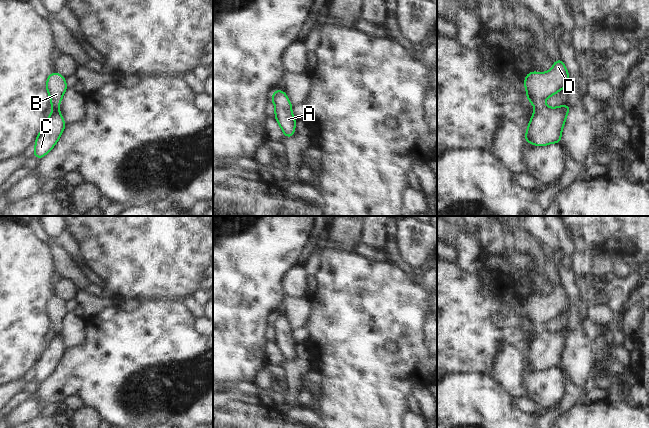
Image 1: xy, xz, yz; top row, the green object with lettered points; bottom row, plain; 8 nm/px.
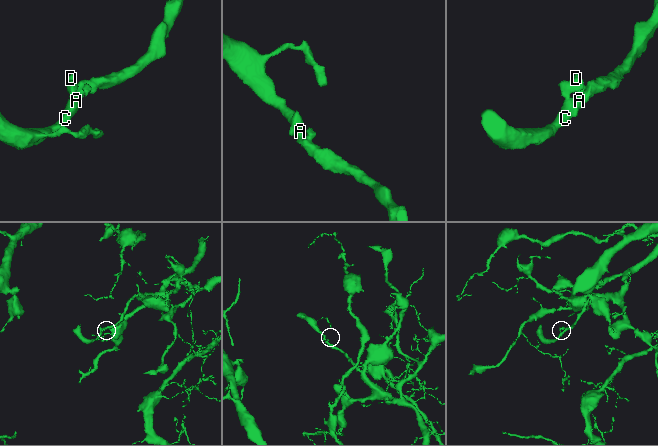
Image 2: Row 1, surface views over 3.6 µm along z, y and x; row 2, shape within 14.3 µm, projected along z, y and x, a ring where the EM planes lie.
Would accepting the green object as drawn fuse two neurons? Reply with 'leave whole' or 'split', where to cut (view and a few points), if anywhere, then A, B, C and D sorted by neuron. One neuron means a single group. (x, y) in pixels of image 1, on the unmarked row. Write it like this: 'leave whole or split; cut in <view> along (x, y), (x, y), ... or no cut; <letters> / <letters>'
leave whole; no cut; A B C D

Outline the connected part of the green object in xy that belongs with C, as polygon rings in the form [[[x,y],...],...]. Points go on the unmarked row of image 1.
[[[53,296],[47,302],[46,312],[51,323],[50,328],[53,334],[49,339],[46,349],[35,364],[33,380],[38,383],[44,381],[55,370],[66,350],[59,334],[59,328],[63,318],[67,314],[66,302],[57,296]]]

